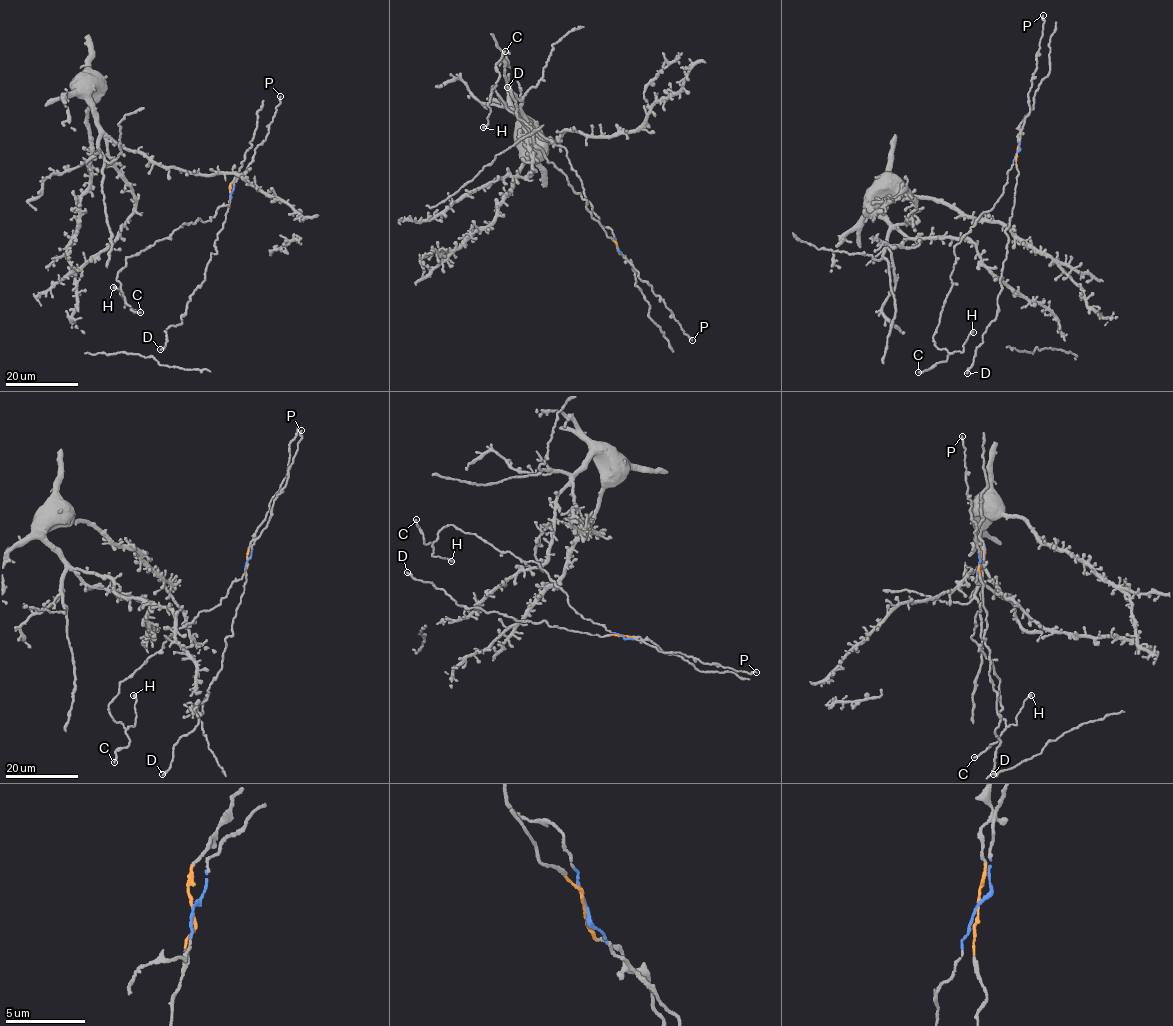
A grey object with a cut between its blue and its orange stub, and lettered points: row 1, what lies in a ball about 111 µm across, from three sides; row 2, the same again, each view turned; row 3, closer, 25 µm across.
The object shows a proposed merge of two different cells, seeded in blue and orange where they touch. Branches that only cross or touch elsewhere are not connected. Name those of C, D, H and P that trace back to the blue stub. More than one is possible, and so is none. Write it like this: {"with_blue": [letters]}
{"with_blue": ["C", "H", "P"]}

